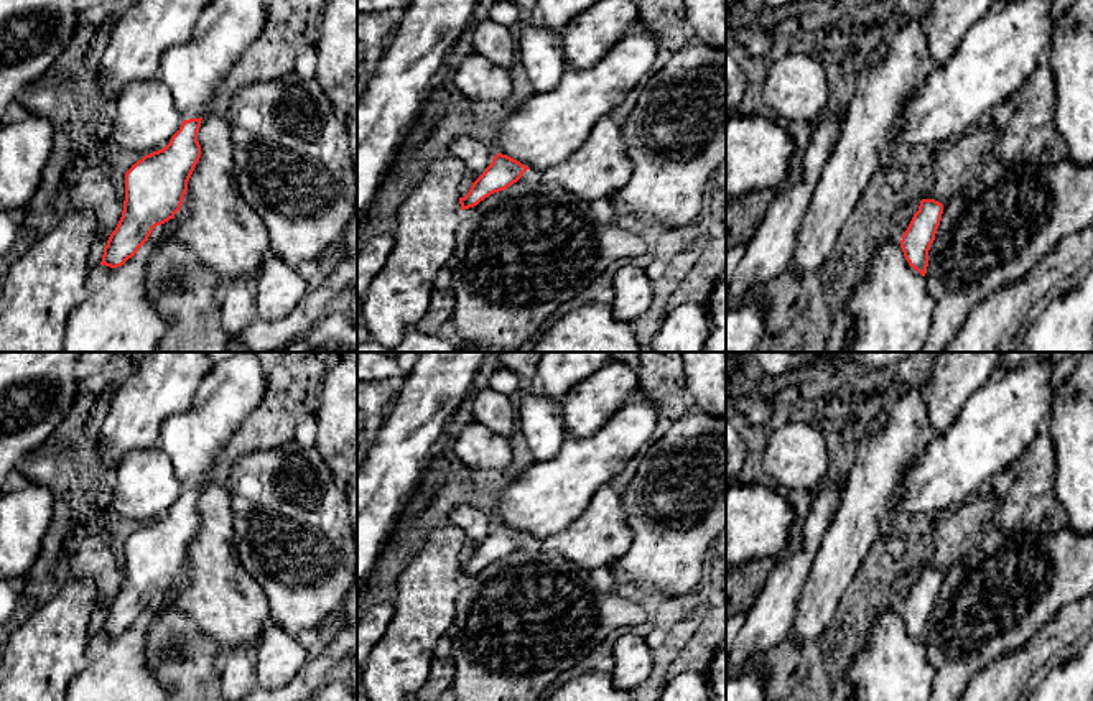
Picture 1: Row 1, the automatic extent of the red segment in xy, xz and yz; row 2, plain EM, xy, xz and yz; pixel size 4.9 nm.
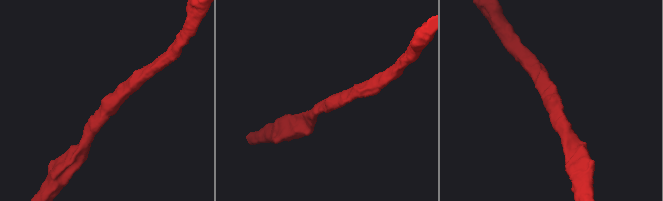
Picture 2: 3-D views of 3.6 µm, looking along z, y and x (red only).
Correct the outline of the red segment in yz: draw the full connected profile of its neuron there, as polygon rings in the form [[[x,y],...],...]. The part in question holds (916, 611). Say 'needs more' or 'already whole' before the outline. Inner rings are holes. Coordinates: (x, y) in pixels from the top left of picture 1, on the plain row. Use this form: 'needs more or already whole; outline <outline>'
needs more; outline [[[922,568],[919,579],[914,583],[899,612],[884,607],[876,612],[866,635],[861,638],[840,680],[853,691],[854,701],[930,701],[935,670],[927,660],[925,642],[928,635],[928,619],[935,609],[942,583],[942,571],[935,568]]]

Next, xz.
needs more; outline [[[632,398],[594,434],[588,438],[568,436],[551,461],[537,461],[502,492],[499,500],[500,520],[472,551],[469,561],[459,566],[461,578],[474,576],[491,563],[507,558],[527,538],[543,540],[561,533],[570,523],[576,522],[596,490],[611,484],[626,464],[647,448],[658,420],[658,408],[652,400]]]

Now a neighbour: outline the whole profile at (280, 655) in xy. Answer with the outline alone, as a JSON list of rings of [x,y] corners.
[[[268,622],[253,652],[258,686],[278,689],[286,686],[308,660],[308,650],[298,637]]]

